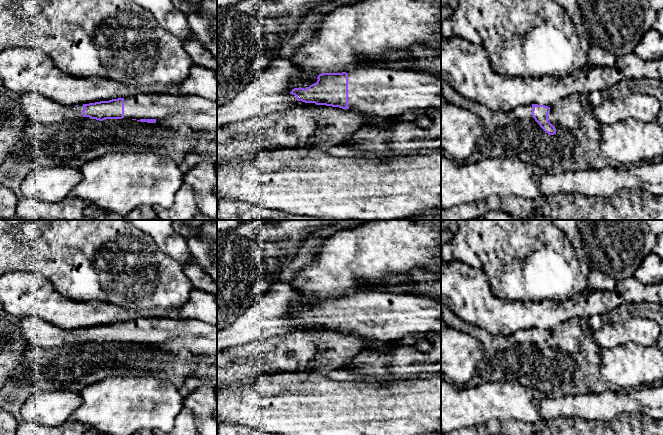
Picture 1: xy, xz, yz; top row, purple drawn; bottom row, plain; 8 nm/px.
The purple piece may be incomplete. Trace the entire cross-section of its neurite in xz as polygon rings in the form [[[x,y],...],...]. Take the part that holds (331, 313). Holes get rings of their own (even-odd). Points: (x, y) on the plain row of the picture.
[[[371,290],[349,297],[322,297],[317,303],[306,313],[294,312],[290,318],[295,319],[297,325],[342,333],[352,331],[356,335],[385,342],[415,333],[441,333],[441,301],[423,296]]]

